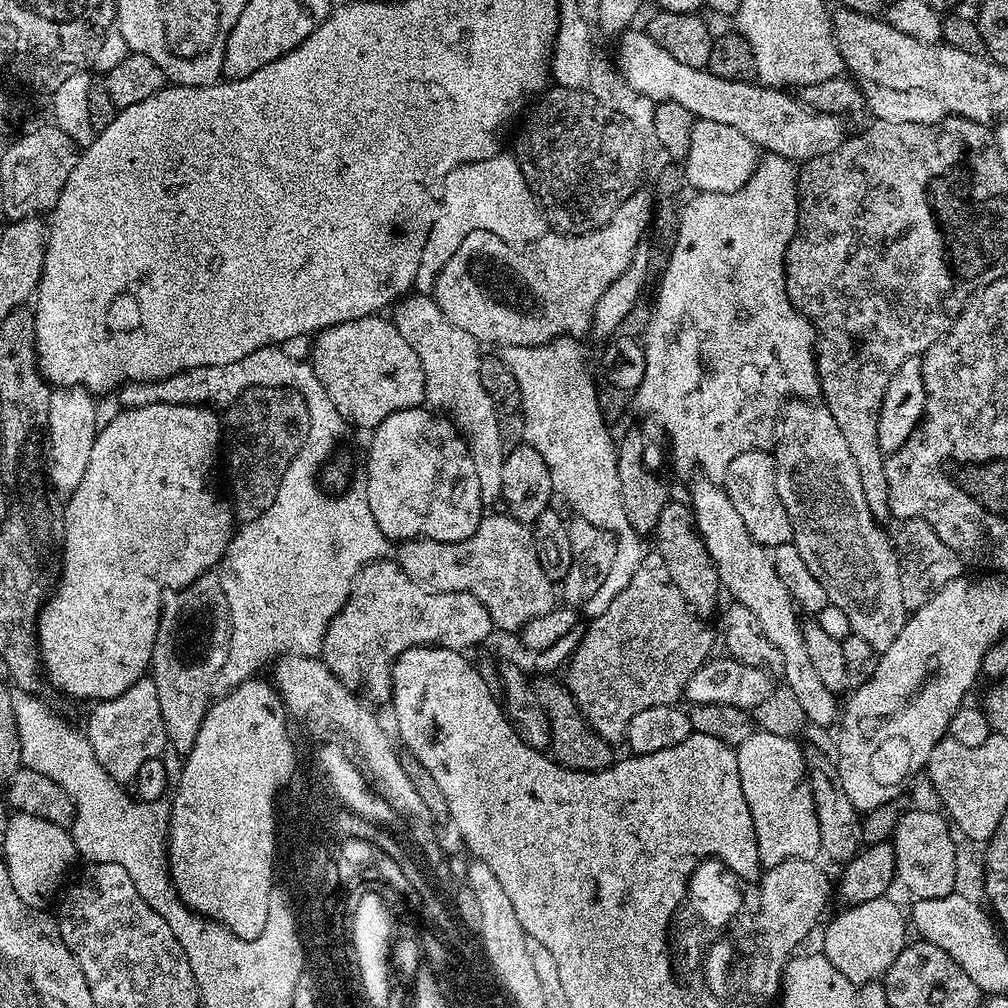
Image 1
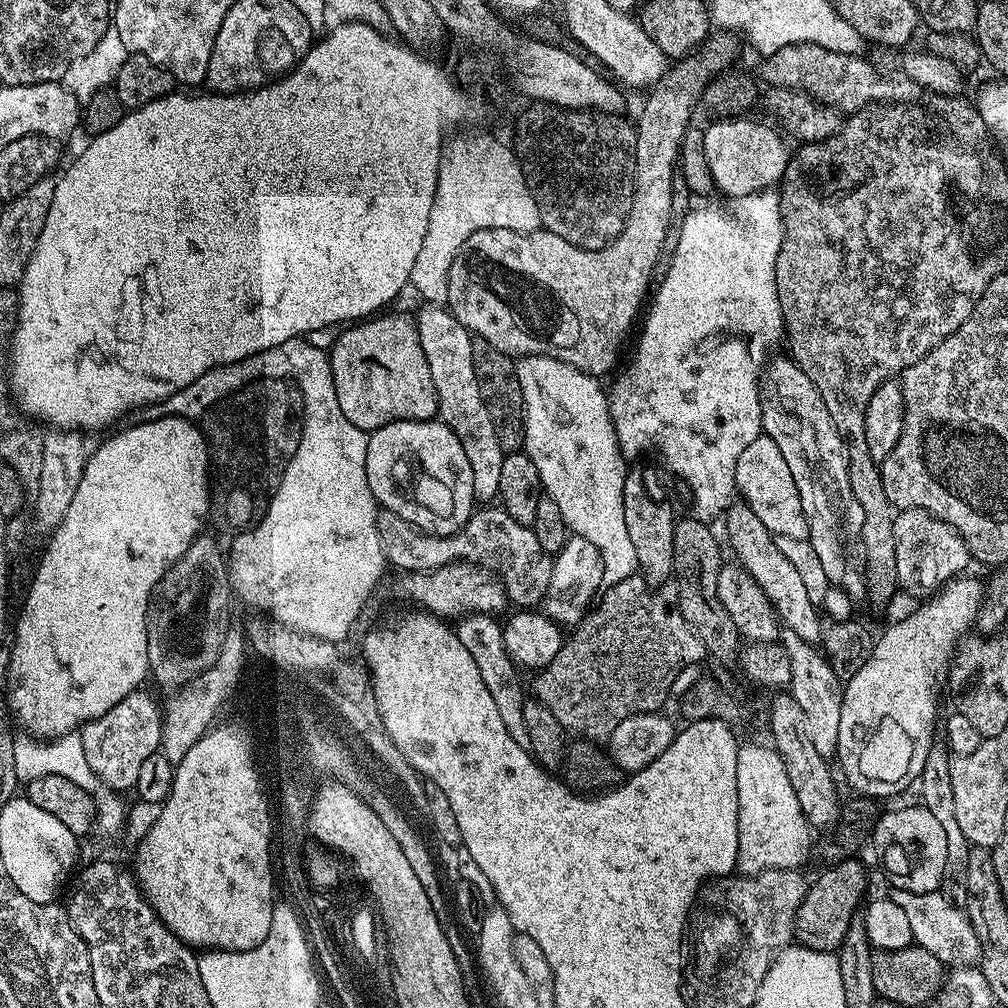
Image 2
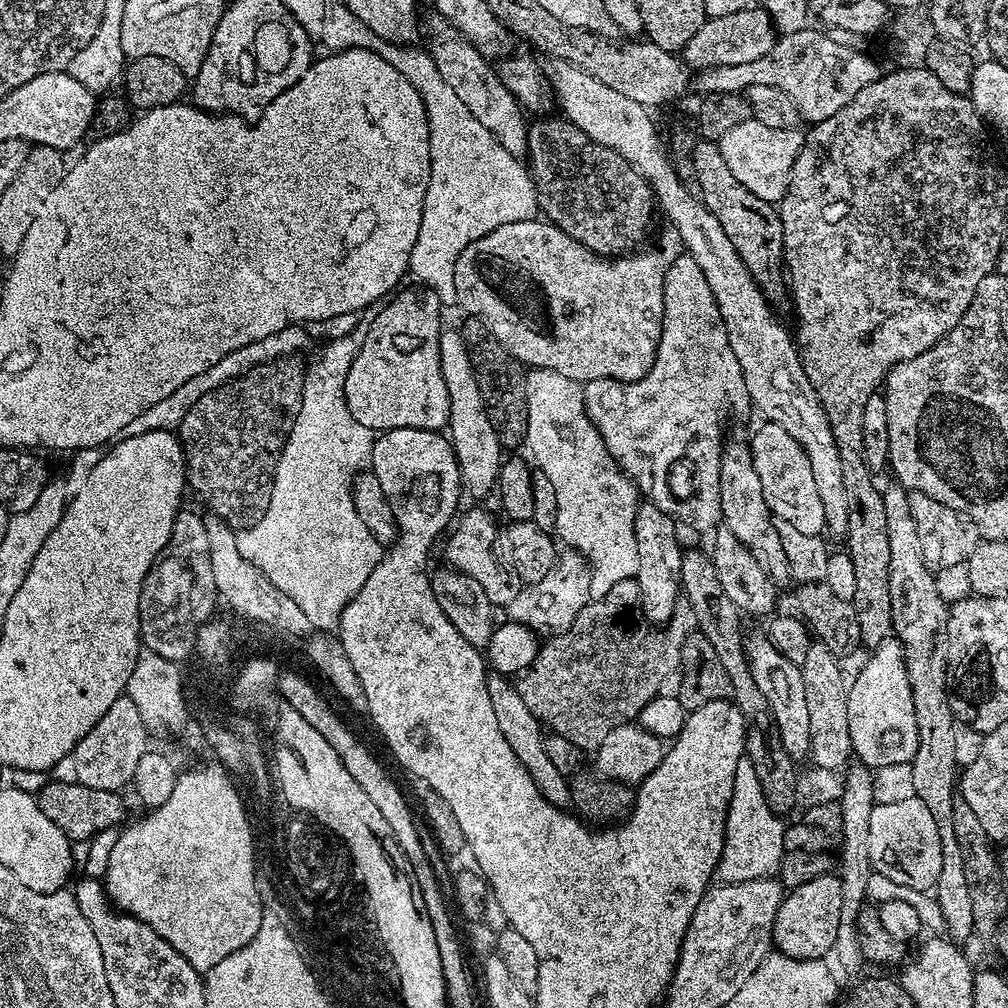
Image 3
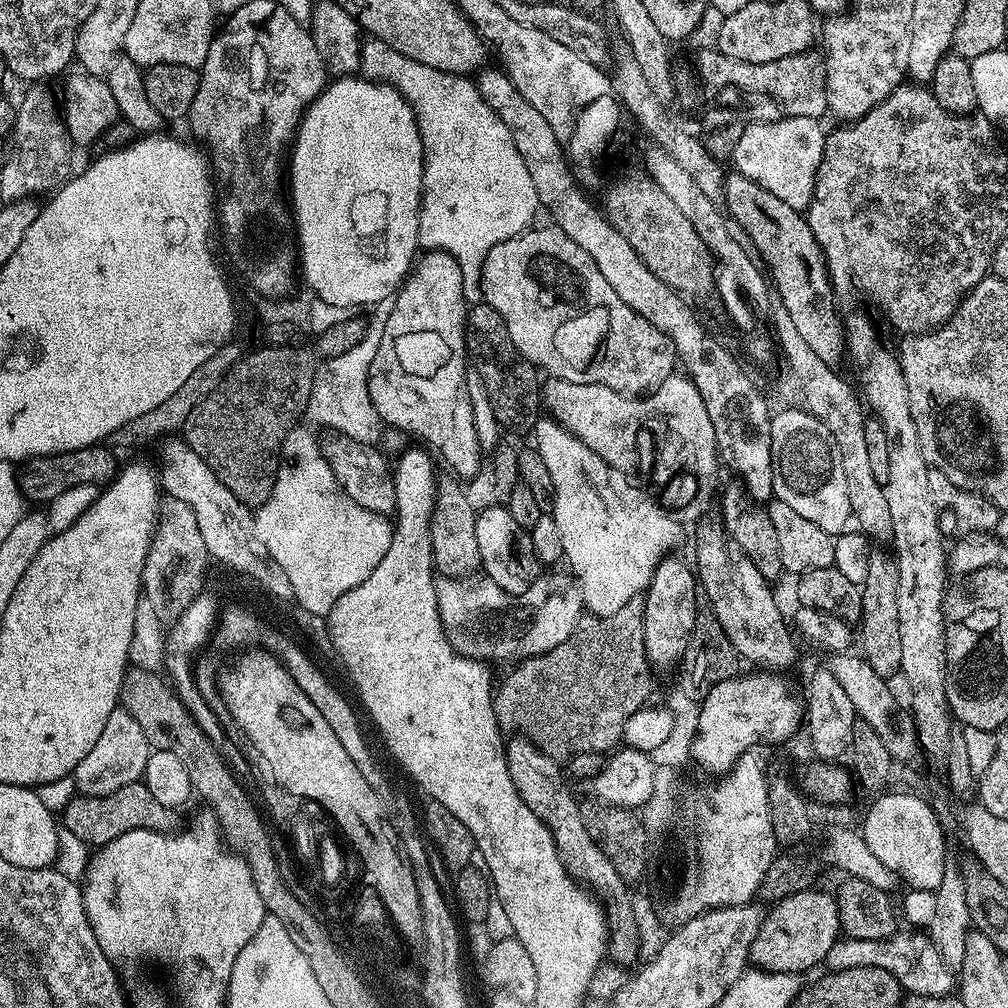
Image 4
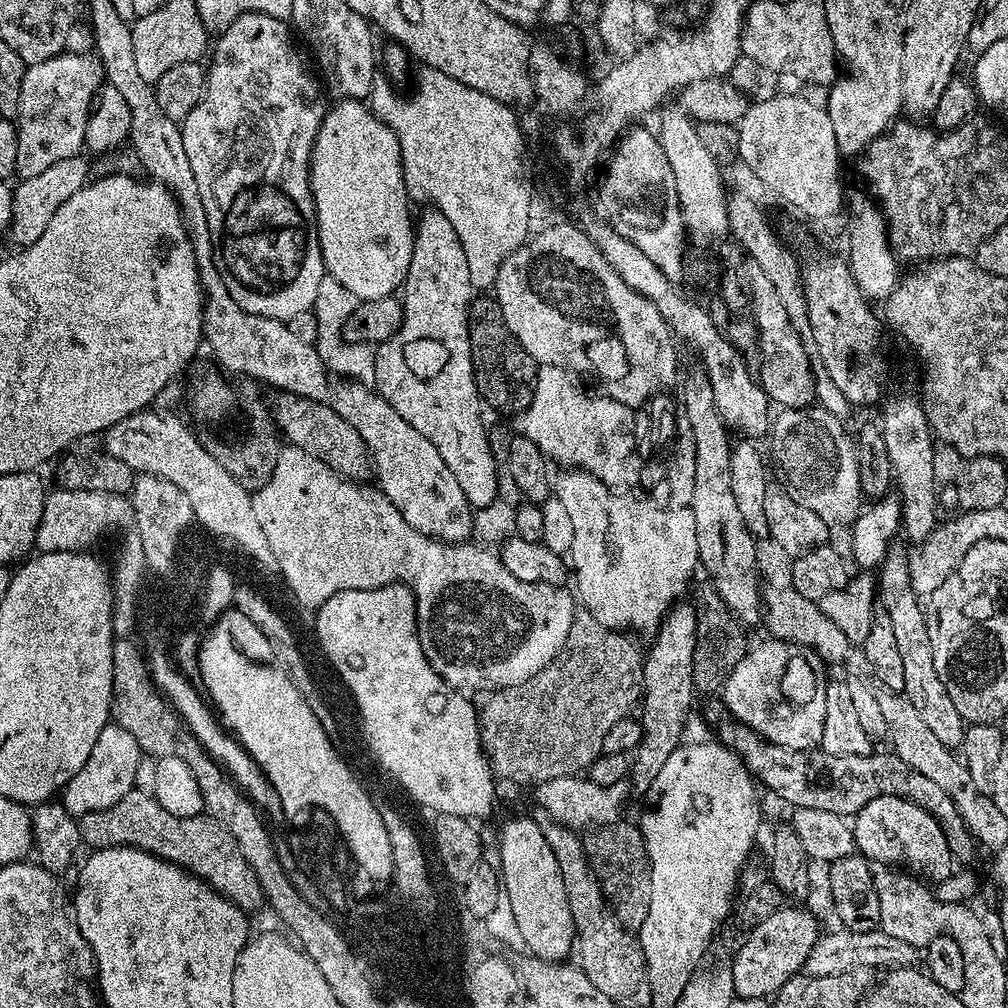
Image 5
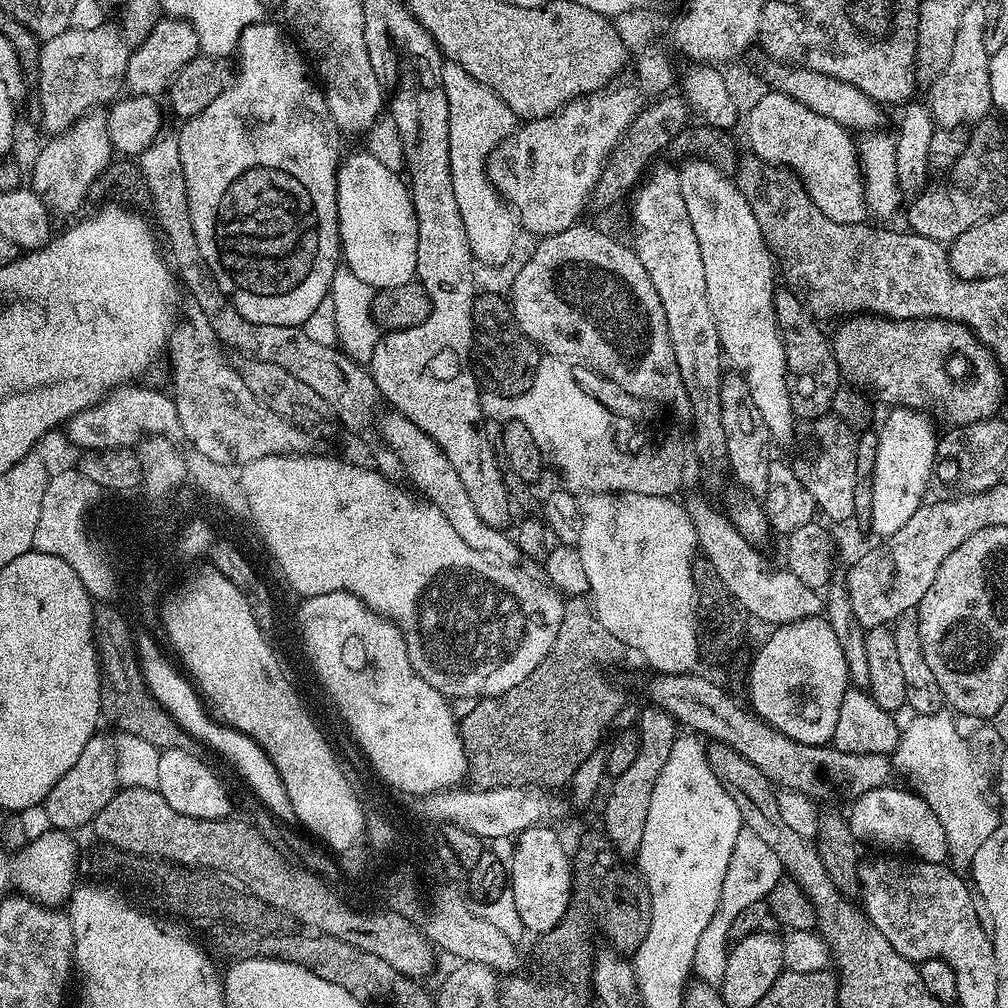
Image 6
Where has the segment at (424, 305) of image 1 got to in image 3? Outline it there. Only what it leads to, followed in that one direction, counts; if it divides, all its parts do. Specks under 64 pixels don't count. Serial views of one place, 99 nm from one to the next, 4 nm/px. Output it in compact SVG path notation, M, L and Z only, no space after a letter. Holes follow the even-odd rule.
M459 331L440 333L440 373L444 375L446 388L452 399L452 418L450 421L450 439L452 449L456 451L456 464L460 468L460 482L465 493L472 496L484 496L497 487L502 463L502 449L498 434L488 416L488 408L480 393L476 374L468 360L468 351L464 337Z

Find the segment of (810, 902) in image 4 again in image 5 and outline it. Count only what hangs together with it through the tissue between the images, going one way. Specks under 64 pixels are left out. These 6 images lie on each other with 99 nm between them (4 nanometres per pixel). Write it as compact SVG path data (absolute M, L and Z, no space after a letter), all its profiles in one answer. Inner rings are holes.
M785 906L770 914L766 922L745 935L748 937L741 942L736 957L731 957L732 985L736 996L742 1000L764 1000L775 996L779 988L790 982L790 978L801 975L804 964L821 935L819 922L804 906Z

